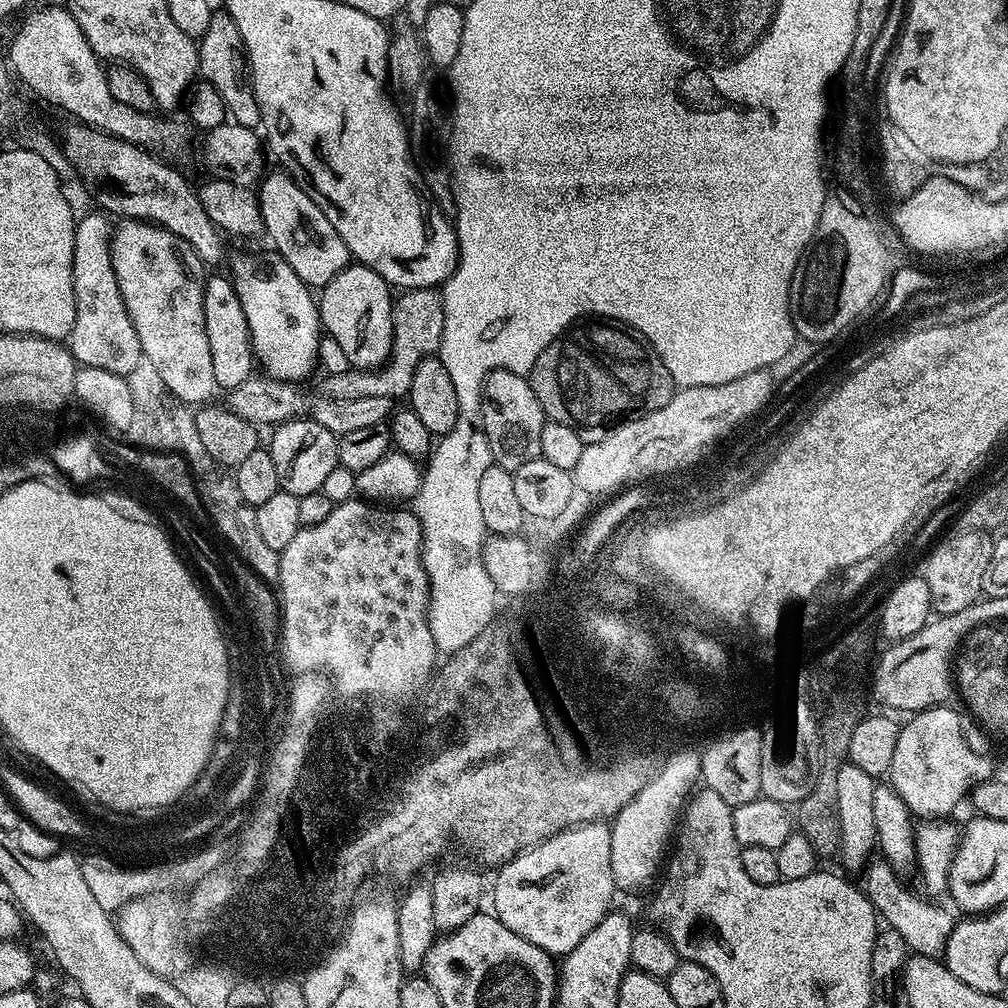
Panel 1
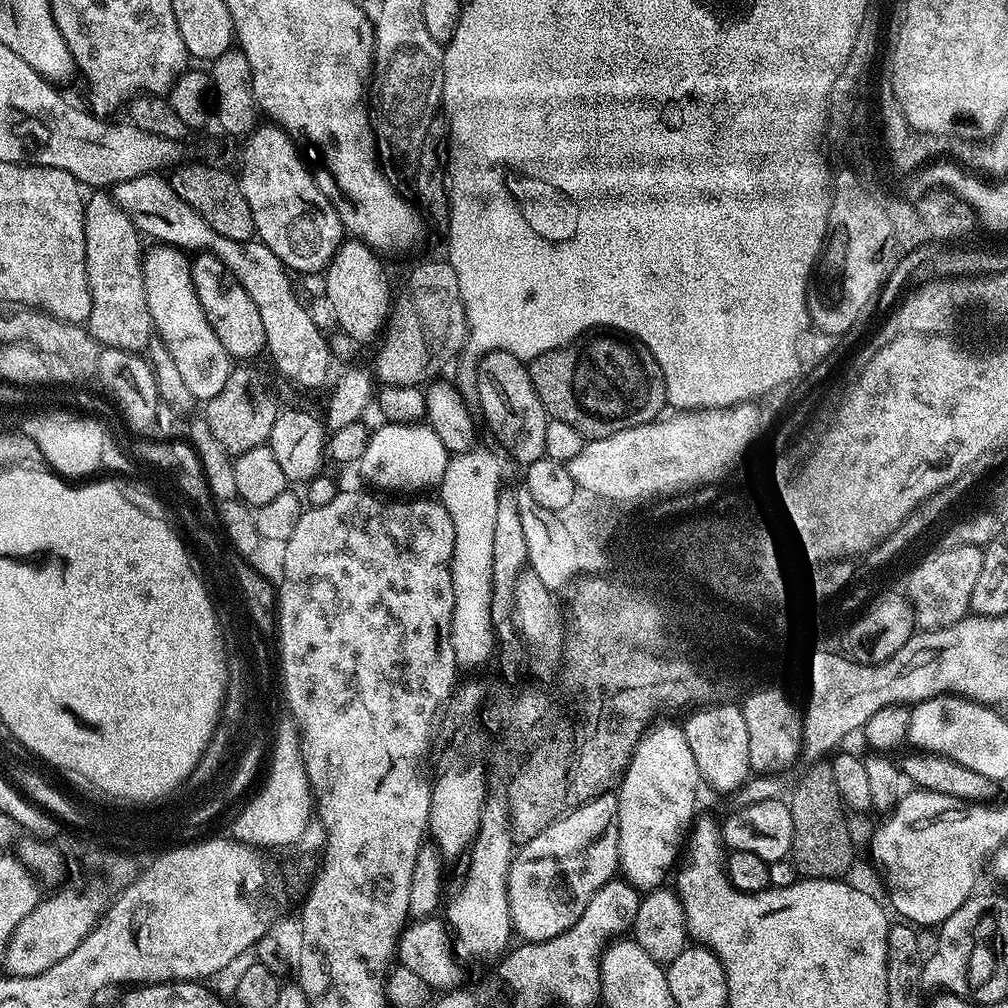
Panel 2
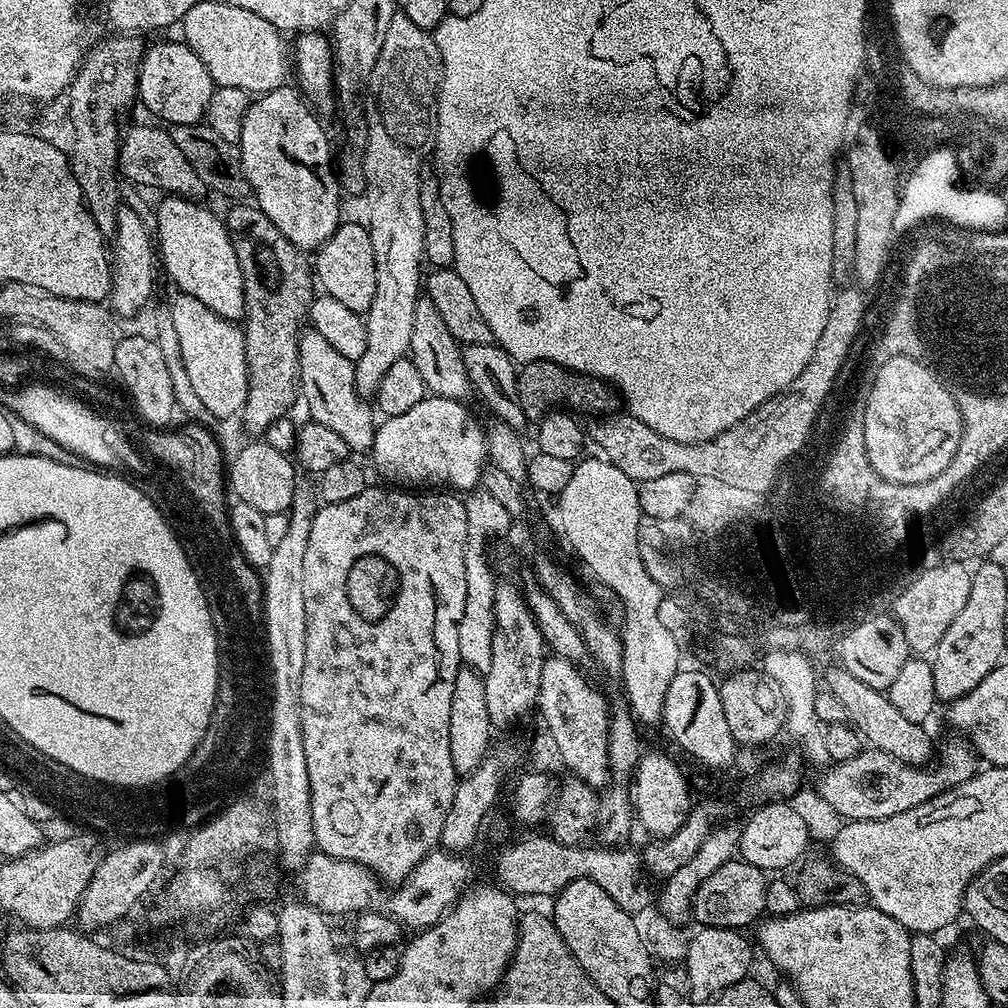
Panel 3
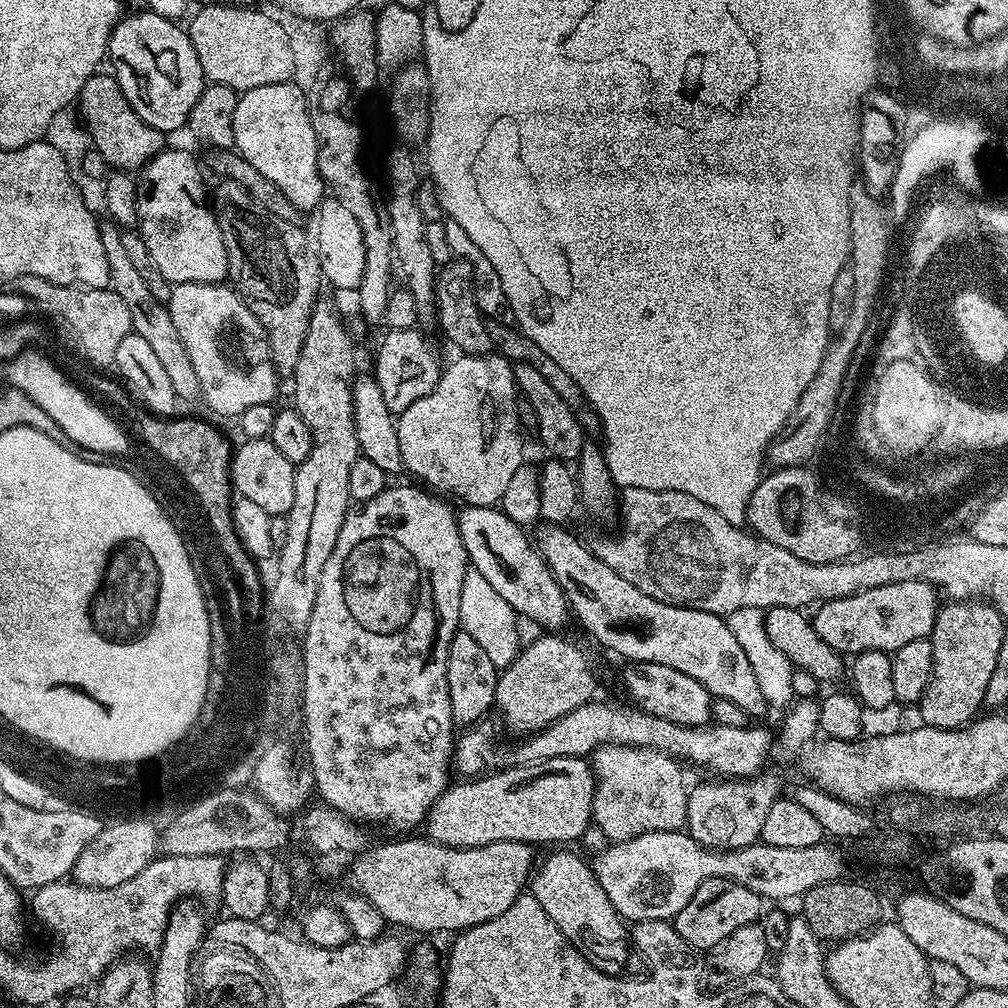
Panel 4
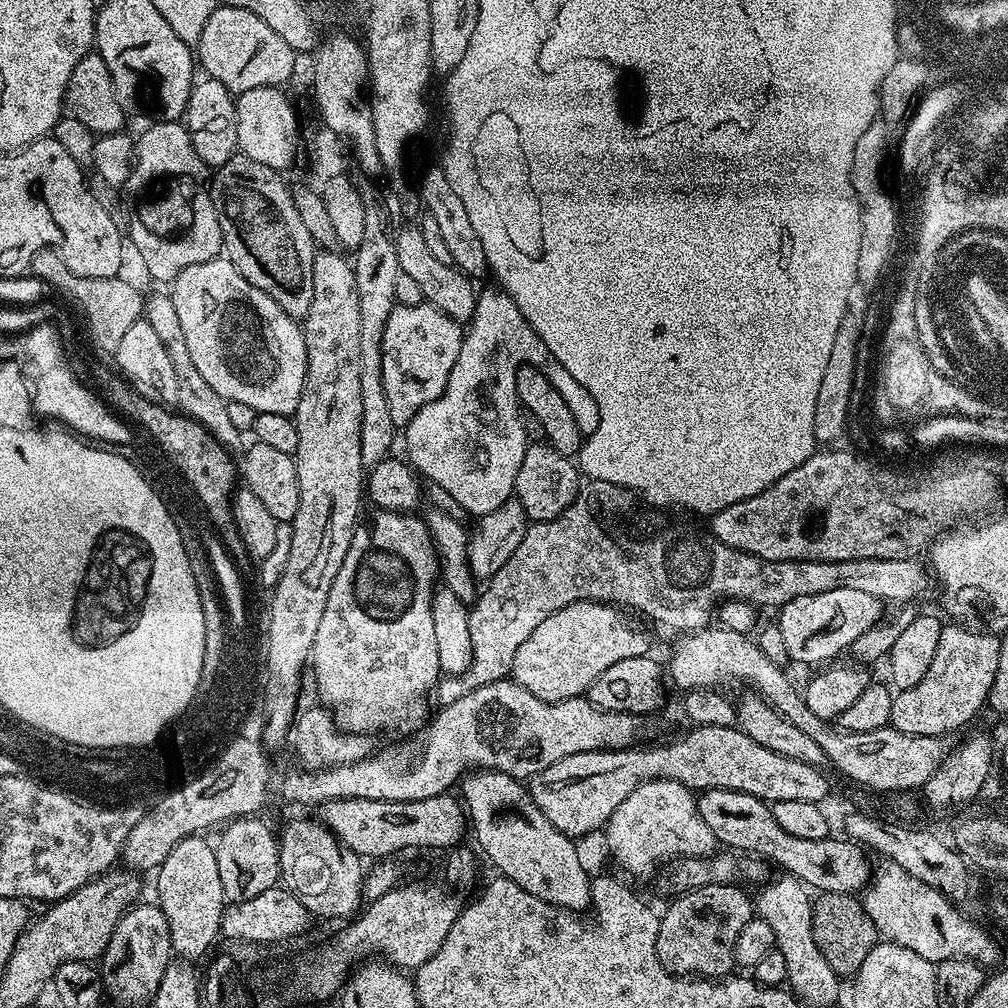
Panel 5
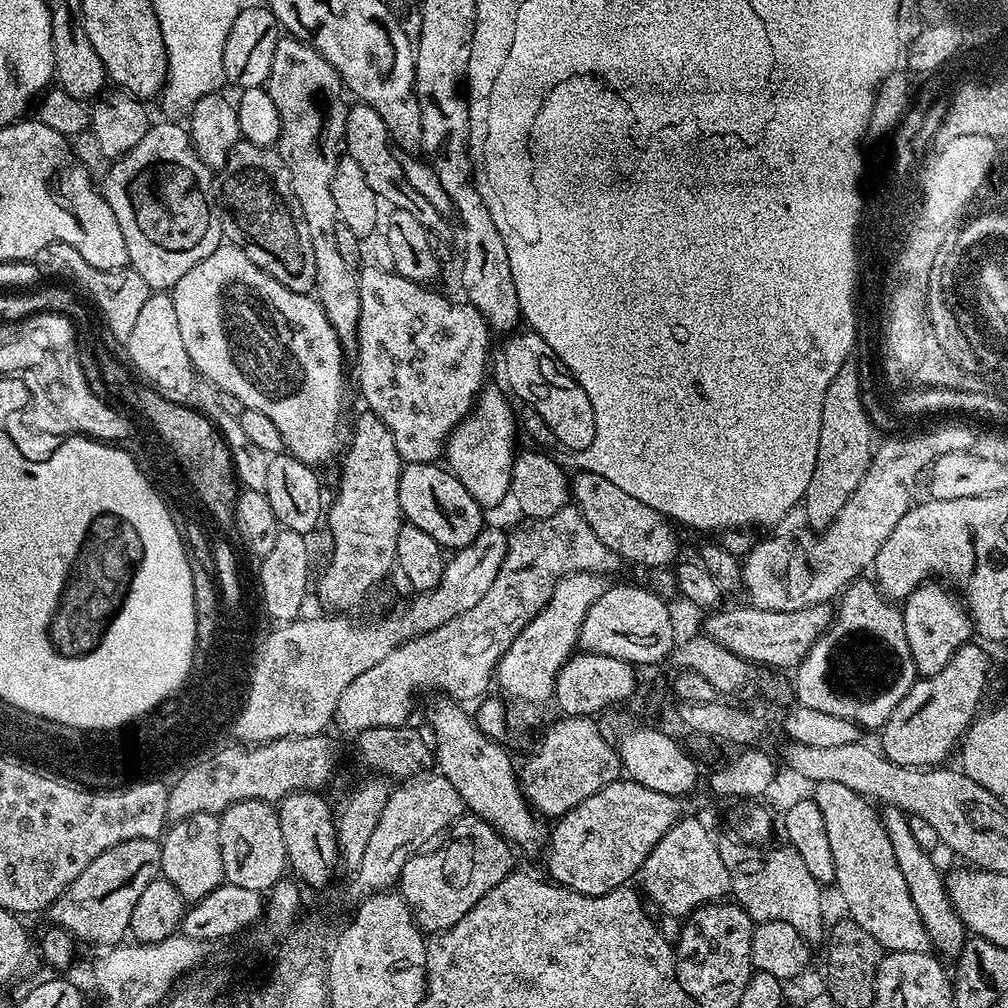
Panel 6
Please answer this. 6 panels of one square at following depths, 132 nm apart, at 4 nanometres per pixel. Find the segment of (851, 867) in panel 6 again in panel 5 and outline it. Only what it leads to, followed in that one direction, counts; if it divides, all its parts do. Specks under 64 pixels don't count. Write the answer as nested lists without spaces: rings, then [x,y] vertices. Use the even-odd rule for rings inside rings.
[[[891,862],[882,864],[880,873],[877,876],[875,873],[862,899],[864,909],[887,943],[906,946],[906,950],[922,954],[922,958],[934,965],[944,960],[977,960],[985,966],[1001,963],[1000,944],[982,925],[963,916],[960,913],[963,911],[951,900],[938,890],[926,886],[926,882],[914,874],[902,870],[902,866]]]

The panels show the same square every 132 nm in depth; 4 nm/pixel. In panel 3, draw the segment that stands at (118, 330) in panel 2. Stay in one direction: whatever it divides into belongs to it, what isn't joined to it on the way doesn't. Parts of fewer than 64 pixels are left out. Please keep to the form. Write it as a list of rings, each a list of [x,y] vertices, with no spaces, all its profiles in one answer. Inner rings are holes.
[[[122,206],[118,210],[116,234],[110,240],[110,263],[112,265],[111,307],[117,317],[135,317],[137,312],[143,312],[149,307],[148,299],[152,296],[156,268],[158,272],[158,252],[154,247],[154,236],[149,225],[147,228],[143,218],[128,206]]]

